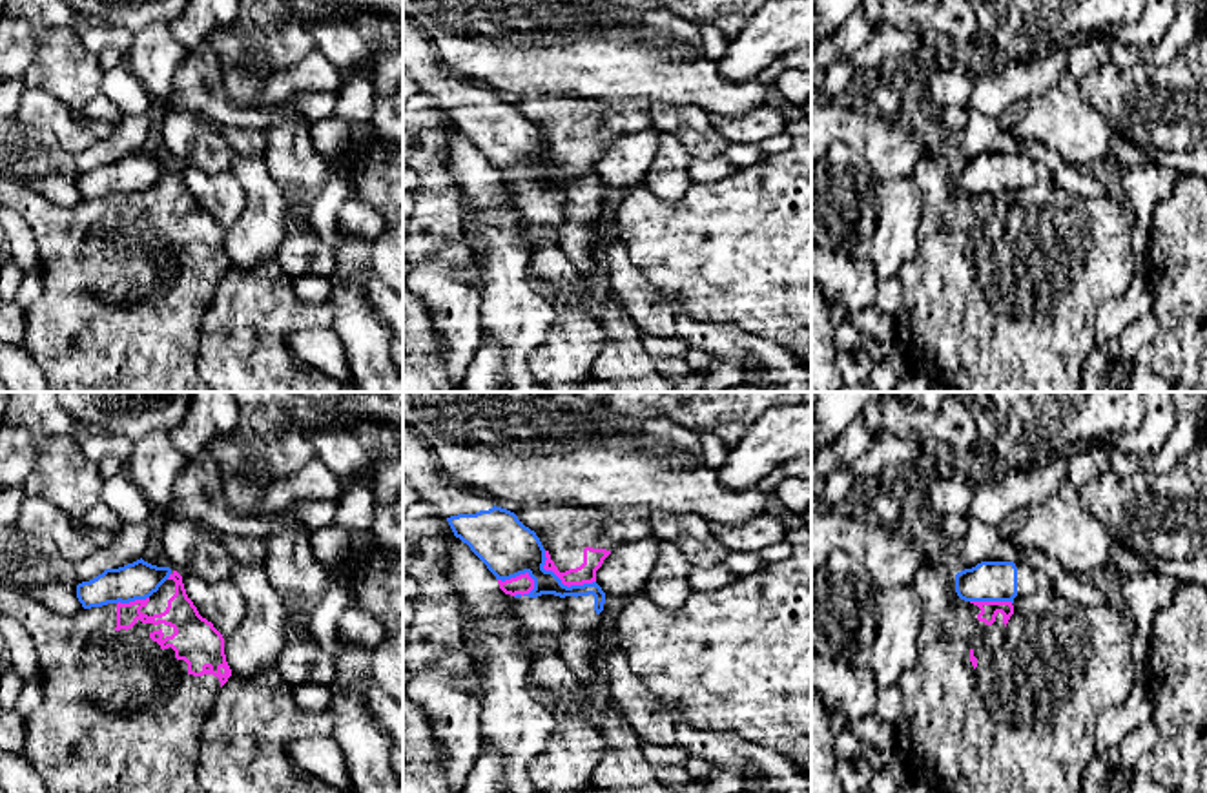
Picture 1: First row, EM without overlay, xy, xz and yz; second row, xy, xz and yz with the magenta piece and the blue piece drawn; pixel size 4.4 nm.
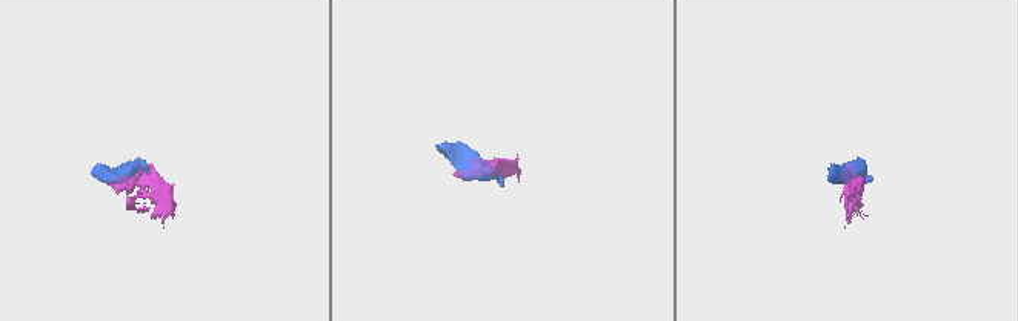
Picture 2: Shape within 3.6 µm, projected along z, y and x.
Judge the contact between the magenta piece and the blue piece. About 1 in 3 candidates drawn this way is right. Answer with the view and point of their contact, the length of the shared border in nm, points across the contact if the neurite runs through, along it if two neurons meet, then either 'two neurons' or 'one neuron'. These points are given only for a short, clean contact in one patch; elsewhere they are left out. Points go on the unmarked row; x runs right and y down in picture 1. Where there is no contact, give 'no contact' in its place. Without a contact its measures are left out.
meets magenta in xz at (562, 174); contact 280 nm long; border along xz (544, 143), (544, 159), (564, 175), (582, 177), (595, 174); two neurons

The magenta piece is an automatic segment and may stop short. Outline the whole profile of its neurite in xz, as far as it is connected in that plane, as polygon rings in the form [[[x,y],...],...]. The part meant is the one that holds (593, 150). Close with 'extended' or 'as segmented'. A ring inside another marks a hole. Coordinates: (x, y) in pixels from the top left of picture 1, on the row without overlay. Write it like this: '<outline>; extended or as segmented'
[[[543,93],[518,97],[514,106],[540,129],[547,149],[543,160],[552,162],[567,179],[596,173],[596,162],[614,139],[625,133],[638,133],[653,126],[649,98],[600,102]]]; extended

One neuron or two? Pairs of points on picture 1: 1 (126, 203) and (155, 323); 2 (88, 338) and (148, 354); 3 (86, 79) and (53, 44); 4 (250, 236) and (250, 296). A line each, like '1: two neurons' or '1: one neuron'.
1: one neuron
2: one neuron
3: one neuron
4: two neurons

